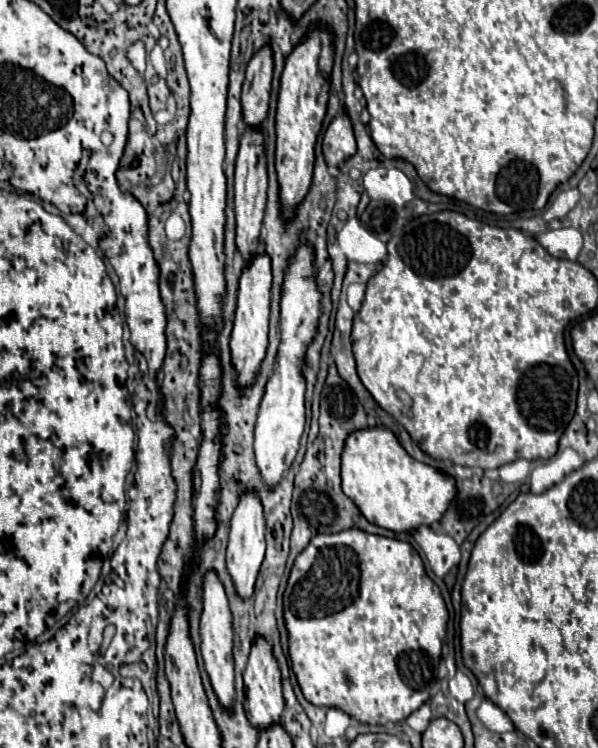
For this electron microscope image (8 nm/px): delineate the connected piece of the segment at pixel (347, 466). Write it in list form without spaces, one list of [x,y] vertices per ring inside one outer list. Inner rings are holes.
[[[376,426],[376,428],[362,428],[348,434],[342,450],[342,490],[358,506],[358,510],[364,514],[364,518],[370,524],[394,532],[410,532],[420,528],[422,524],[430,526],[440,520],[440,514],[444,514],[444,506],[448,506],[452,494],[456,494],[456,484],[452,476],[446,476],[436,468],[408,456],[408,452],[402,448],[398,438],[388,428]]]

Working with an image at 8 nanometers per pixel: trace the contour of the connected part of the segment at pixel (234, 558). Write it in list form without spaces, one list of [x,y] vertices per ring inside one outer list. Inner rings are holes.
[[[246,492],[240,498],[240,504],[232,516],[230,522],[230,540],[228,540],[228,554],[226,554],[226,562],[228,562],[228,574],[234,582],[236,594],[246,600],[254,594],[254,582],[260,570],[260,564],[264,560],[264,514],[262,514],[262,506],[260,500],[254,492]]]

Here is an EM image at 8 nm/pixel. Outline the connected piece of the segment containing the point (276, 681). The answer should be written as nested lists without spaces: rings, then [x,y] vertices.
[[[256,638],[250,650],[248,666],[244,670],[244,686],[246,686],[246,700],[244,700],[244,710],[248,722],[256,730],[264,730],[272,724],[280,722],[282,710],[284,710],[284,698],[282,698],[282,684],[280,684],[280,668],[278,662],[272,654],[270,644],[264,638]]]

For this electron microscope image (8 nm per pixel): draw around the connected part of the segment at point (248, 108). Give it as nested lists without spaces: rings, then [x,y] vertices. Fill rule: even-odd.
[[[266,44],[262,50],[258,50],[252,56],[246,68],[246,80],[242,86],[242,118],[244,118],[244,124],[250,128],[260,126],[268,114],[272,70],[274,70],[272,52],[270,52],[270,46]]]

